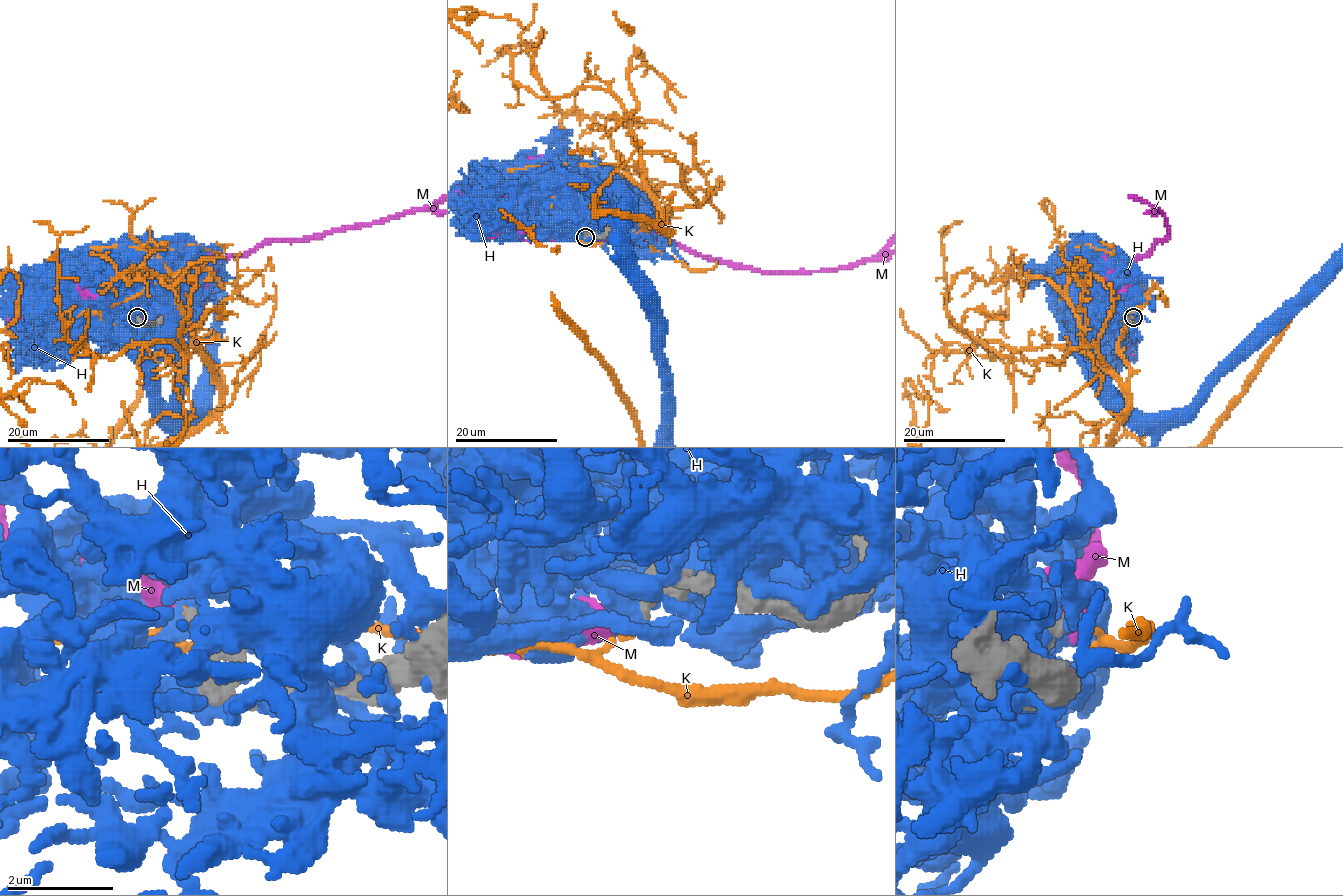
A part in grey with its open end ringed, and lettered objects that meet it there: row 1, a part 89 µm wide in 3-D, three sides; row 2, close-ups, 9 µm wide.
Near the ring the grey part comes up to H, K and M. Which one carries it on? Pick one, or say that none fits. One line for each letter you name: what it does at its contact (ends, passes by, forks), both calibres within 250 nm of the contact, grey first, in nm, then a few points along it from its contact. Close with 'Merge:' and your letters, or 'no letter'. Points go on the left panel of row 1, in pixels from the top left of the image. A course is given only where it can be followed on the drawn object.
M: it passes by; 440 nm thick on the grey side, 240 nm on the other
Merge: M

